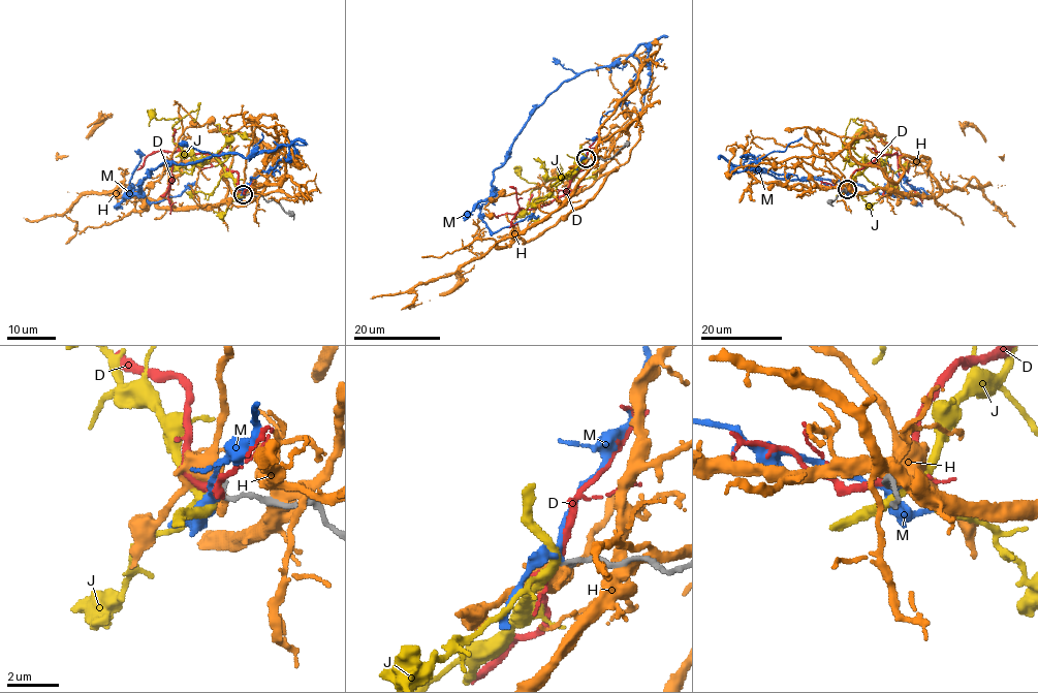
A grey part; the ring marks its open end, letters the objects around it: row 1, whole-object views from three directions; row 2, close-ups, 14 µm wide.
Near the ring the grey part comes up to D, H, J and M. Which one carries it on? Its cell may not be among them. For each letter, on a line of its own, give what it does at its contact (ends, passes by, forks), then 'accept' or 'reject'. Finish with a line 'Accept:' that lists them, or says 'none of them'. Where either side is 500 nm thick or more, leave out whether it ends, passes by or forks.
D: it forks; reject
H: it passes by; reject
J: it forks; reject
M: it passes by; reject
Accept: none of them

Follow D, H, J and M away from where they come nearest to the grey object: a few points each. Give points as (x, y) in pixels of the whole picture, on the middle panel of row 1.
D: (586, 158), (583, 162), (585, 165), (563, 195), (545, 205), (520, 208), (509, 227)
H: (587, 159), (619, 128), (589, 187), (555, 175), (518, 237), (413, 288), (409, 307), (454, 287), (444, 274)
J: (586, 159), (572, 177), (553, 185), (543, 200), (528, 205), (531, 192), (561, 169), (555, 158)
M: (587, 159), (649, 43), (565, 80), (477, 205), (493, 232), (539, 216)

